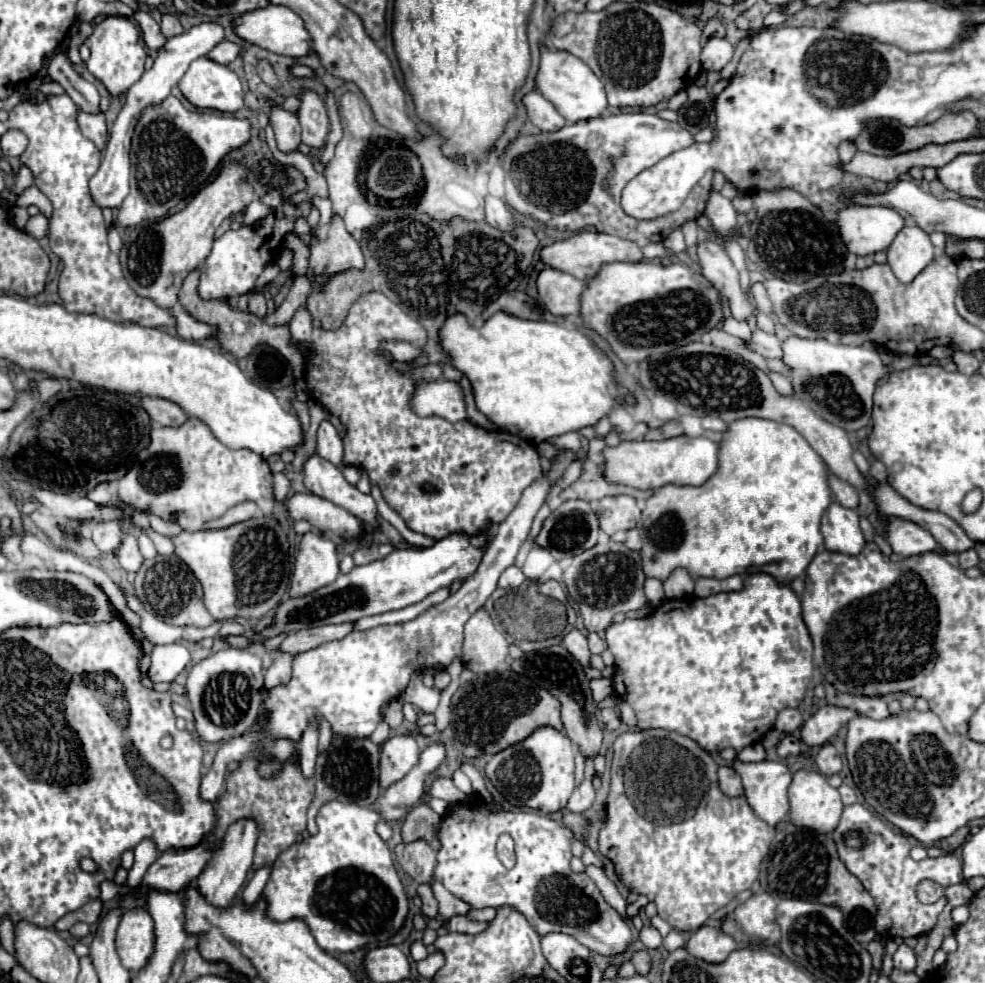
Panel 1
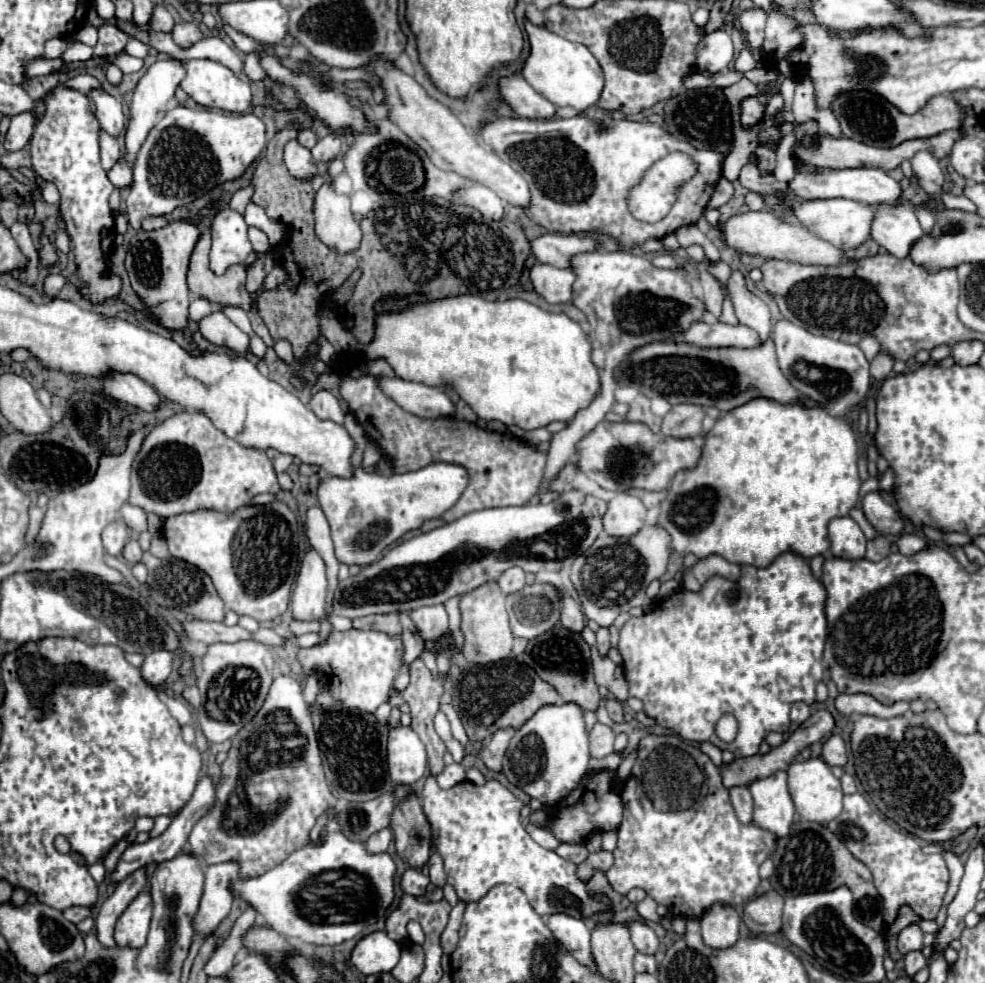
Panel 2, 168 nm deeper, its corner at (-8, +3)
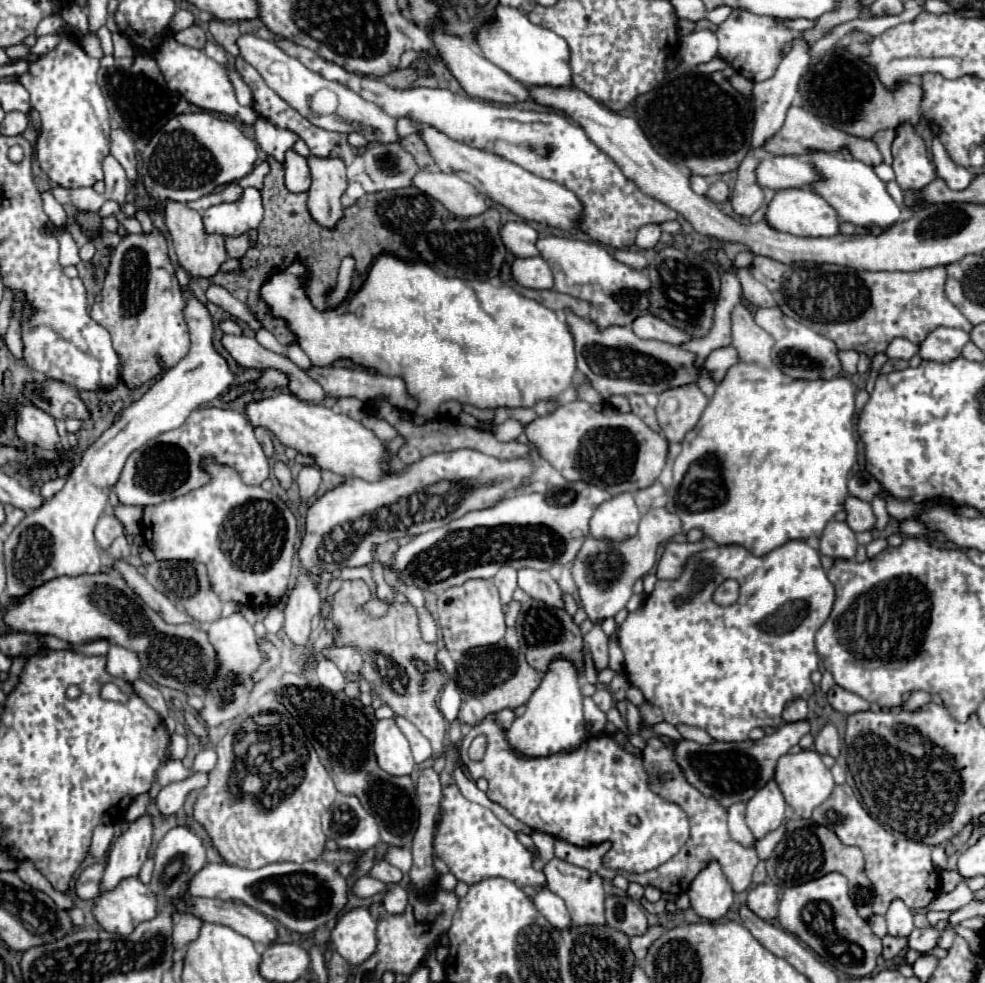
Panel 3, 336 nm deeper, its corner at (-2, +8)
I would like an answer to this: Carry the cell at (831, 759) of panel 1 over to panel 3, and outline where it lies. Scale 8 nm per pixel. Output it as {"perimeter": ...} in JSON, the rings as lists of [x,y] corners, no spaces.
{"perimeter":[[[827,724],[815,738],[815,750],[819,754],[829,754],[833,758],[839,756],[839,748],[841,748],[841,742],[839,742],[839,734],[837,734],[837,728],[833,724]]]}

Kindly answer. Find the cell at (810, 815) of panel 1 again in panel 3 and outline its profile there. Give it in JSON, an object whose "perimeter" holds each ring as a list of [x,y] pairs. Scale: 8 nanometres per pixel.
{"perimeter":[[[801,750],[799,754],[781,756],[777,762],[775,780],[777,780],[777,786],[781,788],[781,792],[785,796],[785,802],[801,818],[811,818],[811,812],[817,806],[821,806],[831,796],[831,792],[835,788],[831,770],[821,762],[821,754],[817,754],[815,750]]]}

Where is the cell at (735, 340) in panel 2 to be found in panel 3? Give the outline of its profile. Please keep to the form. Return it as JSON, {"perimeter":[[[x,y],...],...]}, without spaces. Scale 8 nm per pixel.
{"perimeter":[[[649,314],[649,316],[639,316],[633,322],[633,332],[641,338],[651,338],[651,340],[659,340],[659,342],[669,342],[669,344],[685,344],[689,342],[693,336],[667,324],[665,320]]]}

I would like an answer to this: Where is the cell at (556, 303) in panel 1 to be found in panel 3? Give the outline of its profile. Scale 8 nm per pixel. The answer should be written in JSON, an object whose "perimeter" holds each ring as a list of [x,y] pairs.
{"perimeter":[[[541,256],[517,258],[511,266],[511,272],[513,272],[513,278],[525,288],[553,290],[553,272]]]}

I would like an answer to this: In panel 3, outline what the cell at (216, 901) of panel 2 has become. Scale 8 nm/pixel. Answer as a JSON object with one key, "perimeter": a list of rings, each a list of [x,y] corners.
{"perimeter":[[[177,912],[173,916],[173,946],[175,950],[191,944],[203,926],[203,920],[191,912]]]}

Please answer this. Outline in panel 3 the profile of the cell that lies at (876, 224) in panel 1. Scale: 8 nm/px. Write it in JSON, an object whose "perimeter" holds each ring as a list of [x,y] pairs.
{"perimeter":[[[811,188],[779,190],[773,196],[773,200],[769,202],[769,210],[765,214],[765,220],[773,228],[777,228],[781,232],[789,232],[793,236],[821,236],[821,238],[829,238],[829,236],[839,234],[839,224],[841,224],[835,208],[831,204],[827,204],[827,200]]]}

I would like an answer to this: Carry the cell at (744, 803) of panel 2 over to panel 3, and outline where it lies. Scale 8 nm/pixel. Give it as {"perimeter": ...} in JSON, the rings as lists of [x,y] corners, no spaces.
{"perimeter":[[[735,802],[729,806],[729,832],[733,840],[741,844],[749,844],[749,846],[755,844],[755,838],[749,826],[745,824],[745,802]]]}

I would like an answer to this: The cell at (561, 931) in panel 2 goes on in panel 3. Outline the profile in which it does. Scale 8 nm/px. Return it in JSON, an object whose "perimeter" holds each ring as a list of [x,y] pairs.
{"perimeter":[[[543,888],[535,898],[533,898],[535,908],[557,928],[557,930],[569,930],[573,926],[569,910],[565,906],[565,902],[553,894],[551,890]]]}

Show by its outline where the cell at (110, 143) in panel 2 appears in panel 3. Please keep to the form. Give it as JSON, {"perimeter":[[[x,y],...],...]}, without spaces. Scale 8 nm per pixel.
{"perimeter":[[[109,154],[103,160],[103,172],[105,172],[105,198],[115,202],[125,200],[127,188],[129,188],[125,168]]]}

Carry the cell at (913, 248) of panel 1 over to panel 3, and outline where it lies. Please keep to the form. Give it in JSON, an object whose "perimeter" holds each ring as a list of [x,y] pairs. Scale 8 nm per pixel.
{"perimeter":[[[811,152],[811,162],[821,172],[821,178],[813,184],[815,192],[821,192],[833,208],[837,208],[837,214],[843,222],[851,222],[855,226],[863,228],[881,228],[887,230],[895,222],[901,220],[901,208],[895,204],[891,194],[887,192],[885,182],[873,172],[871,166],[859,160],[843,160],[841,154],[827,154],[827,152]]]}

